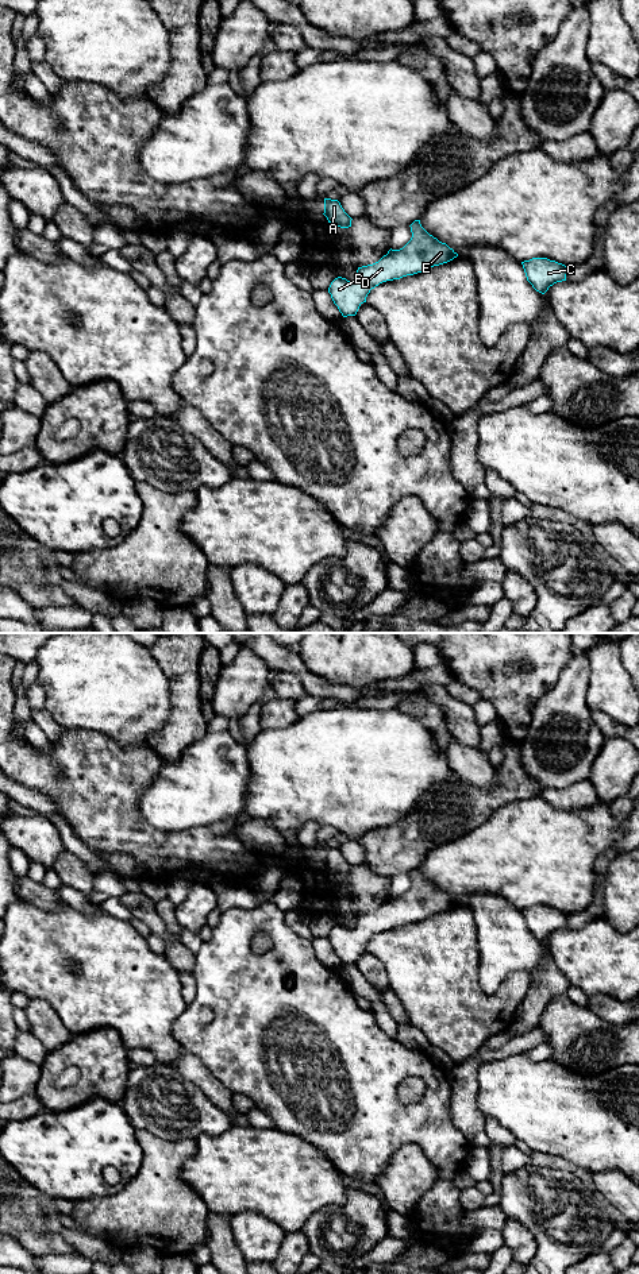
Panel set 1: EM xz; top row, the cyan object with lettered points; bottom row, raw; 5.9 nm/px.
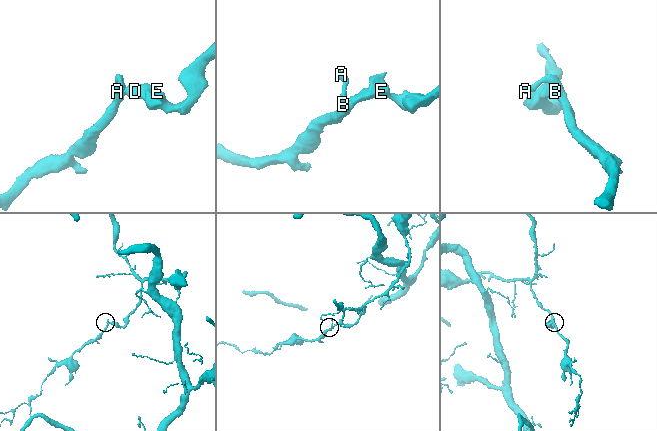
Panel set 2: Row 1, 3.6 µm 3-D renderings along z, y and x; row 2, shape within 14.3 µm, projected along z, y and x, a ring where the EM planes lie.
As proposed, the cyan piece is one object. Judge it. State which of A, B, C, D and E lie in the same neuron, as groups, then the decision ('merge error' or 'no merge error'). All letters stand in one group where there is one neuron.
A B C D E | no merge error

